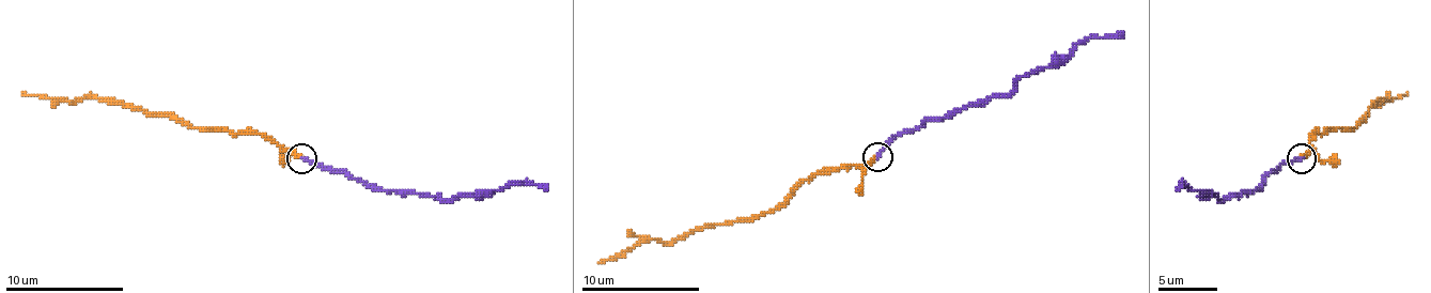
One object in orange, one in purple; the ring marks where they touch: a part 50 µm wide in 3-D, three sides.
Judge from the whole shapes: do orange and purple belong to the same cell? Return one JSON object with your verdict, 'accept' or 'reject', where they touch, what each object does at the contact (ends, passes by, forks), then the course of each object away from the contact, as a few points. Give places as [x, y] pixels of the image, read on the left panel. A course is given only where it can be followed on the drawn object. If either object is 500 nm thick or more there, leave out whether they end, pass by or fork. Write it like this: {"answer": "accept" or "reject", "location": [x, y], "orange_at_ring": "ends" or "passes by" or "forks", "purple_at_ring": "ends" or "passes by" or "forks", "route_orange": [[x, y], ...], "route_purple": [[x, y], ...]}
{"answer": "reject", "location": [301, 158], "orange_at_ring": "ends", "purple_at_ring": "ends", "route_orange": [[301, 157], [260, 134], [203, 127], [93, 98], [64, 101], [22, 92]], "route_purple": [[301, 157], [384, 190], [444, 199], [479, 196], [509, 184], [541, 184], [547, 190]]}

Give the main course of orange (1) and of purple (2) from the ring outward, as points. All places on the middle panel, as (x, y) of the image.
1: (877, 156), (865, 165), (818, 171), (779, 206), (744, 221), (708, 225), (669, 242), (640, 240), (599, 263)
2: (877, 156), (898, 135), (928, 121), (1005, 96), (1020, 79), (1055, 67), (1085, 41), (1123, 31)

